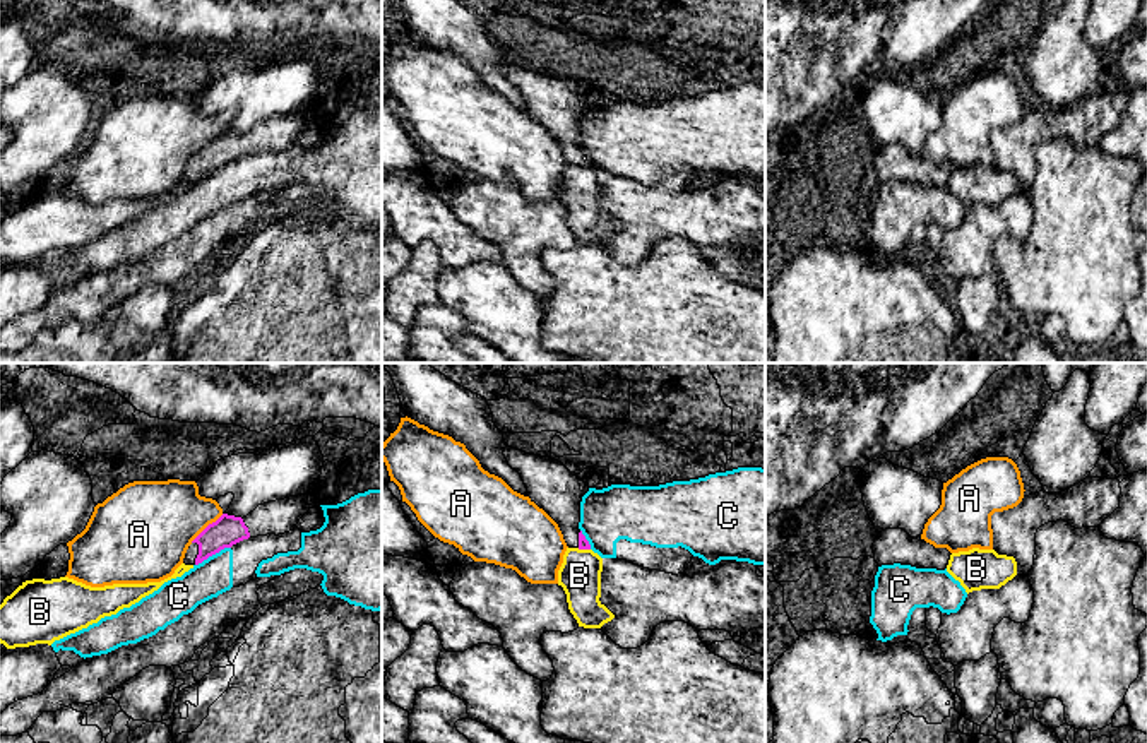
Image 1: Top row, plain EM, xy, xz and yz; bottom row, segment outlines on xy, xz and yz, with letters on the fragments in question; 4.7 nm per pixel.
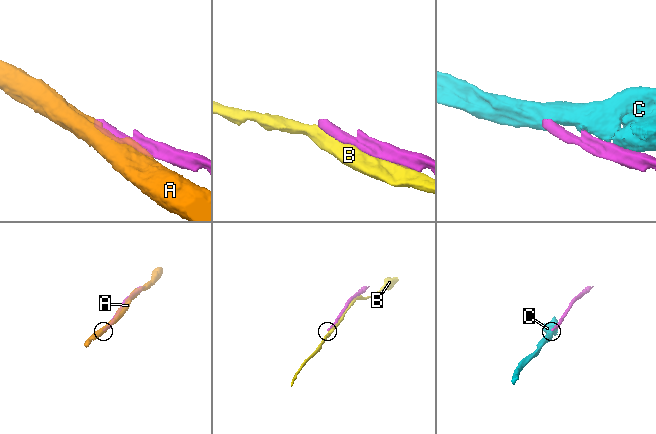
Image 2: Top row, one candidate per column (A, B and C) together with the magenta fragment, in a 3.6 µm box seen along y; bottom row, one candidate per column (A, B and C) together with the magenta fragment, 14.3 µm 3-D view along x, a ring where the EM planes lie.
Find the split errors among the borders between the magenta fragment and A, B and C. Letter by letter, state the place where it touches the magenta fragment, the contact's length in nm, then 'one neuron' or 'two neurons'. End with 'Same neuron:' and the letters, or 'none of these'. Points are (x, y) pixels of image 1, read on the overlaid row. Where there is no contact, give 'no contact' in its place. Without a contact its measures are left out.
A: meets magenta in xy at (208, 526); contact 200 nm long; two neurons
B: meets magenta in xz at (584, 548); contact 60 nm long; two neurons
C: meets magenta in xy at (213, 553); contact 190 nm long; two neurons
Same neuron: none of these

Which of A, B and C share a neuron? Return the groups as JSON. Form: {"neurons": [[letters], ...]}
{"neurons": [["A"], ["B"], ["C"]]}

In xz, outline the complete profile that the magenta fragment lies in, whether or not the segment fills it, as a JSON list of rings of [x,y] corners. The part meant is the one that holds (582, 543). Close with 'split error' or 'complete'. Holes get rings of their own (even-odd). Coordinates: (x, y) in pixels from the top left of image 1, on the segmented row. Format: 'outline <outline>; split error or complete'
outline [[[508,445],[503,455],[508,466],[520,474],[531,502],[558,524],[567,546],[591,550],[579,529],[580,502],[589,486],[555,459],[526,454]]]; split error

